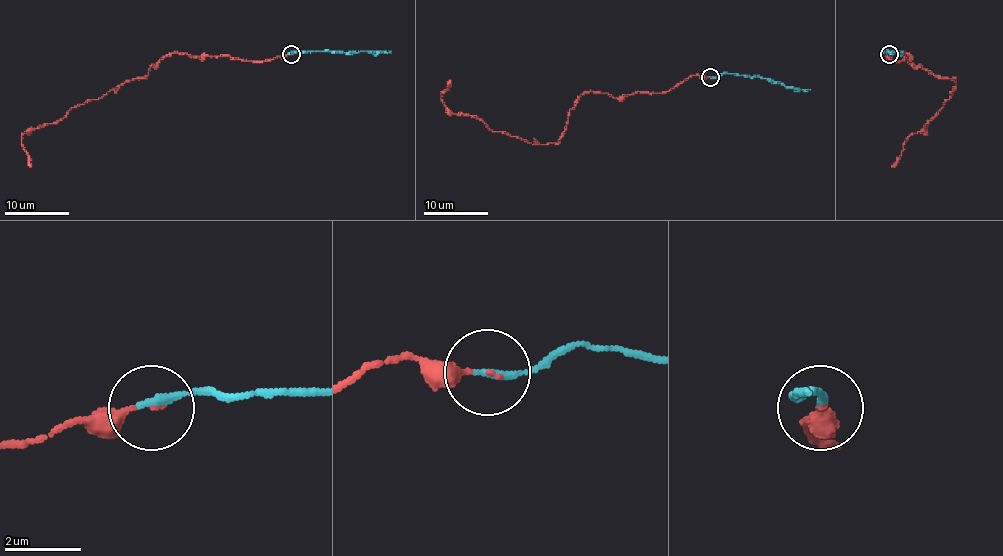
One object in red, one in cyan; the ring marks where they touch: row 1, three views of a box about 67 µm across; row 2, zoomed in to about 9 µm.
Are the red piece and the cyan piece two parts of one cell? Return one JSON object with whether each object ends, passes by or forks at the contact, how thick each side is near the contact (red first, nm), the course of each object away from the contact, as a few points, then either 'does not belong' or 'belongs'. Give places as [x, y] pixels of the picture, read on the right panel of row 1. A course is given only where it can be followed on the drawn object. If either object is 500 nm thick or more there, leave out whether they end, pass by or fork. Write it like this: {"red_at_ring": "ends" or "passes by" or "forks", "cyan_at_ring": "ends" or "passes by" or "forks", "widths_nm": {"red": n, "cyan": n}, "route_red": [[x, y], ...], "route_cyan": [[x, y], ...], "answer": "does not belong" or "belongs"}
{"red_at_ring": "ends", "cyan_at_ring": "ends", "widths_nm": {"red": 170, "cyan": 240}, "route_red": [[888, 54], [903, 61], [904, 53], [956, 82], [891, 167]], "route_cyan": [[888, 54], [885, 51], [901, 51]], "answer": "belongs"}

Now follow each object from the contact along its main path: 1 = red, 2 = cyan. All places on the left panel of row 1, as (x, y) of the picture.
1: (291, 54), (248, 61), (166, 54), (147, 75), (26, 131), (21, 143), (31, 167)
2: (290, 54), (298, 51), (391, 51)

